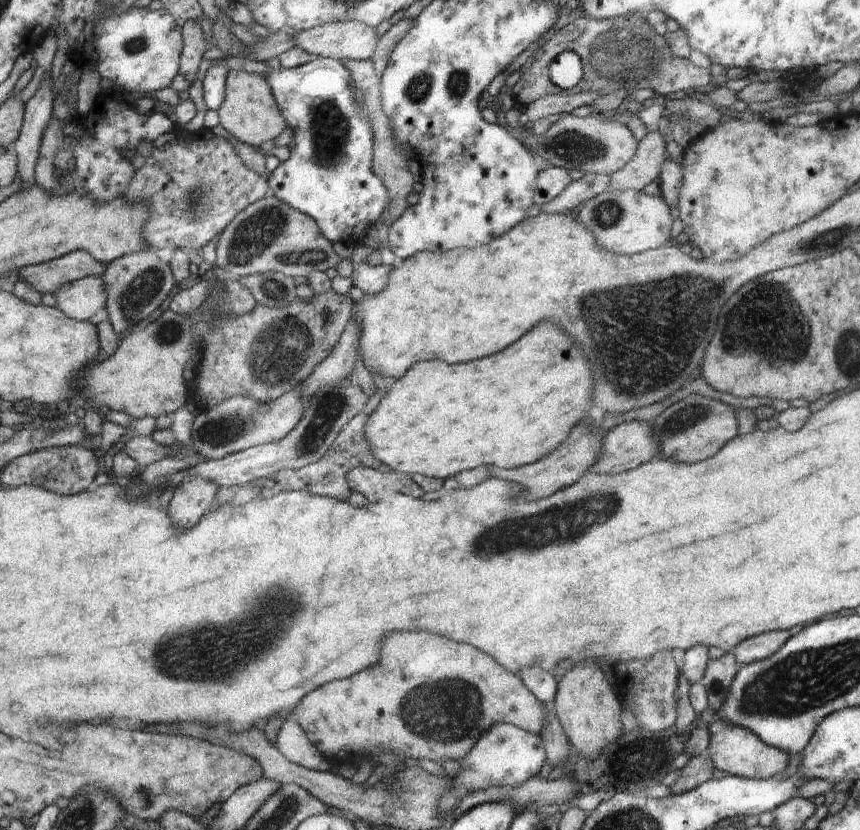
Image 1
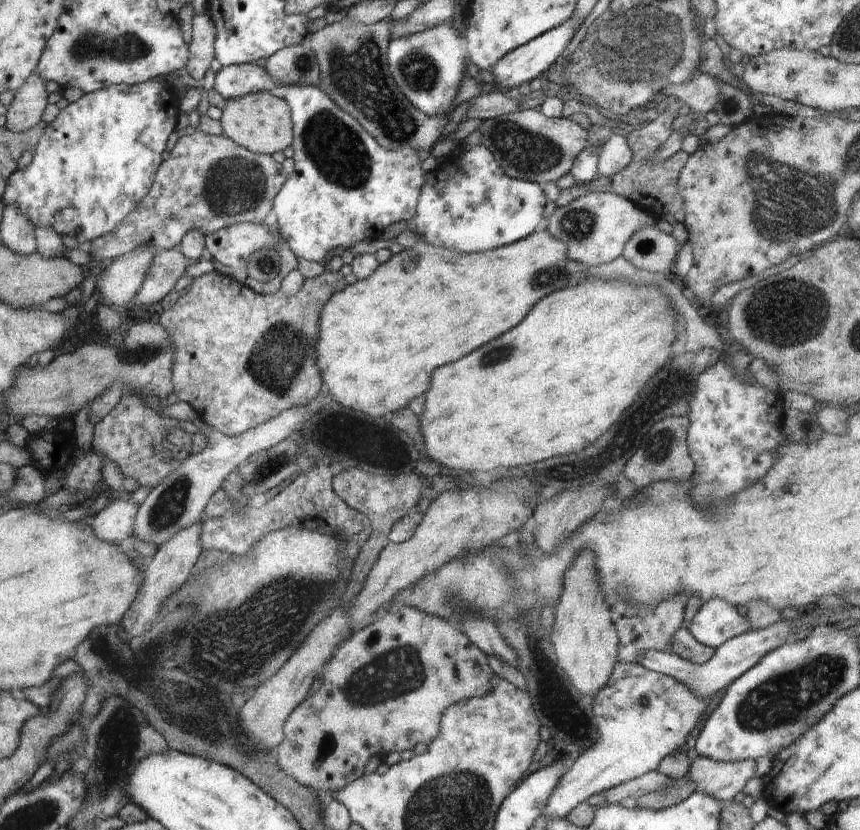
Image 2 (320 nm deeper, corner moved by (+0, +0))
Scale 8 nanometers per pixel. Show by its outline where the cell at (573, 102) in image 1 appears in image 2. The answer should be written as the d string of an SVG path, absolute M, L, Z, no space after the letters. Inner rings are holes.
M500 92L479 95L472 98L469 104L465 119L478 118L478 120L483 121L519 110L518 96Z

